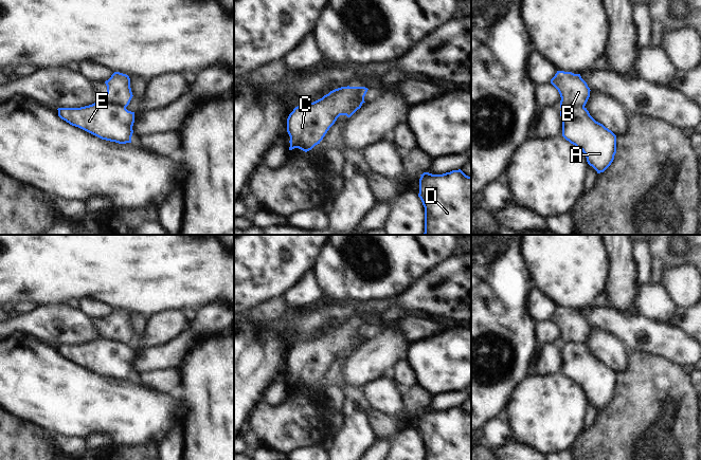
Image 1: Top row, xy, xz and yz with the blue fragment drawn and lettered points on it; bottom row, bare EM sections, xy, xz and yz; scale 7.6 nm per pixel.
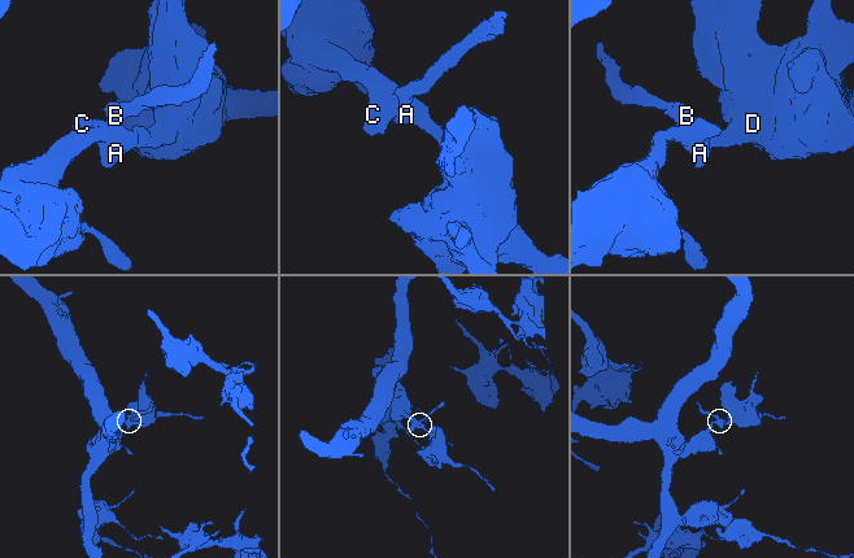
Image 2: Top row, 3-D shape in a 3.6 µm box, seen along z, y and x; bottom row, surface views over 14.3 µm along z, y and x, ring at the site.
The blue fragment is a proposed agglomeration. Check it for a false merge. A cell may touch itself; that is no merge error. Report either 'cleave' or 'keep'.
cleave

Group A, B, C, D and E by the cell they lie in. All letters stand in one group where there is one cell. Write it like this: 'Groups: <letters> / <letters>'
Groups: A C D E / B.

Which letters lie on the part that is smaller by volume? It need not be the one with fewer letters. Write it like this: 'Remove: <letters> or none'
Remove: B.

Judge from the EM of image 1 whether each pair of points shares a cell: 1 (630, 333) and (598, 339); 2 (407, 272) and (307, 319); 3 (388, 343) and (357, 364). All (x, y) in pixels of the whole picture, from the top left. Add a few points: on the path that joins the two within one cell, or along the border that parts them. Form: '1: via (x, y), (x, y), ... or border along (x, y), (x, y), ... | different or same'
1: border along (593, 327), (611, 331), (625, 344) | different
2: border along (385, 297), (366, 298), (361, 301) | different
3: via (380, 350), (364, 364) | same

